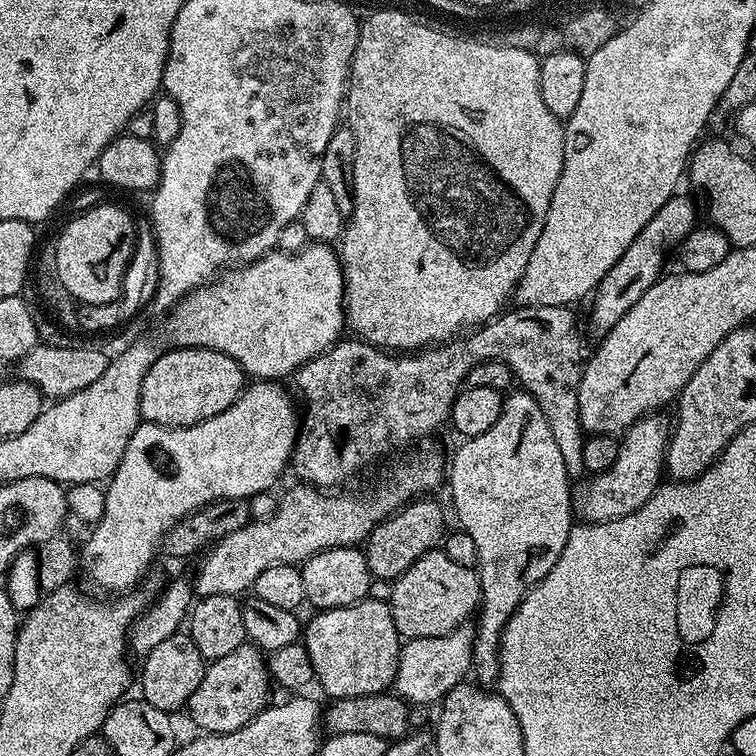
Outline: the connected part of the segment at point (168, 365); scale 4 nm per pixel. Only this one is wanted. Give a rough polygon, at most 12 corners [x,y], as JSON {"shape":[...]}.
{"shape":[[161,351],[142,378],[141,421],[189,428],[246,387],[234,358]]}

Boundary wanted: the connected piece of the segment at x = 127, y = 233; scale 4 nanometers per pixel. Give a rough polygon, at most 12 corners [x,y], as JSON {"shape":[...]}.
{"shape":[[100,204],[54,241],[80,304],[121,298],[137,221]]}

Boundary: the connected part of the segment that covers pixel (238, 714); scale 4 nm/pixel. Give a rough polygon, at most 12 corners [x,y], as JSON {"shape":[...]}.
{"shape":[[246,642],[205,667],[186,712],[233,732],[268,707],[265,653]]}

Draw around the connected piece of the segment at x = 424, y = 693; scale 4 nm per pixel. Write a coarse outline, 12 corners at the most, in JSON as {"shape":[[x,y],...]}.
{"shape":[[476,629],[401,647],[395,695],[439,705],[472,672]]}

